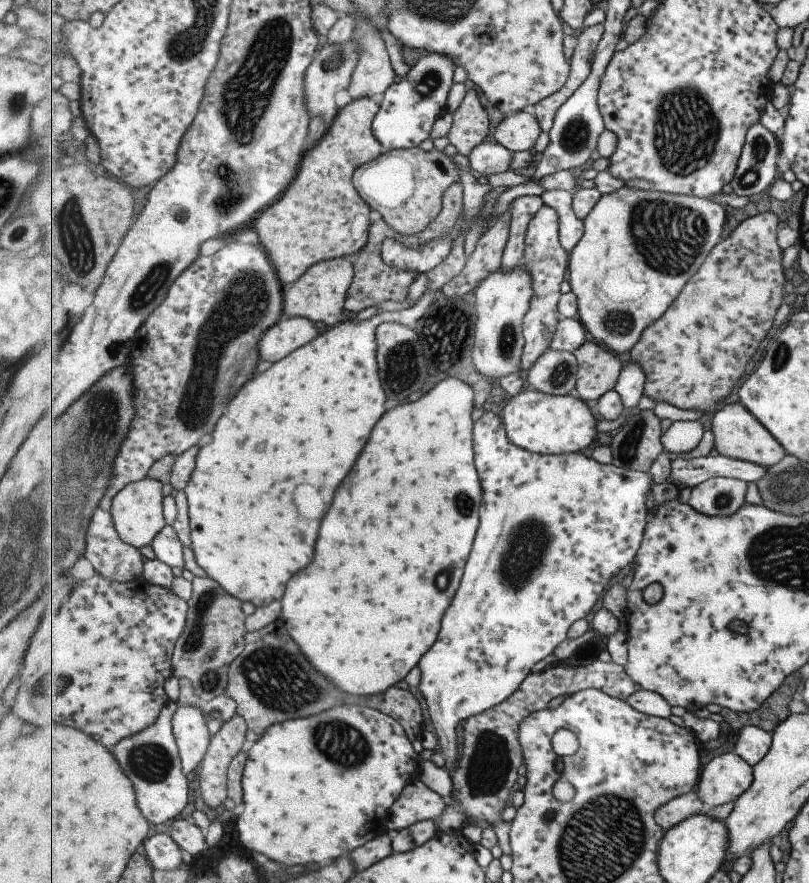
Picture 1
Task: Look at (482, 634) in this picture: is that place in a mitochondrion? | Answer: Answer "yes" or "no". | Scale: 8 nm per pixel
no

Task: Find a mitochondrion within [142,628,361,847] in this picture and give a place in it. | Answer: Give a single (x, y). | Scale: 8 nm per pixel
(273, 676)

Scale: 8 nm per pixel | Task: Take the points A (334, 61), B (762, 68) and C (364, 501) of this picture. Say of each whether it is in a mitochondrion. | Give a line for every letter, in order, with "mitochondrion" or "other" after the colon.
A: mitochondrion
B: other
C: other

